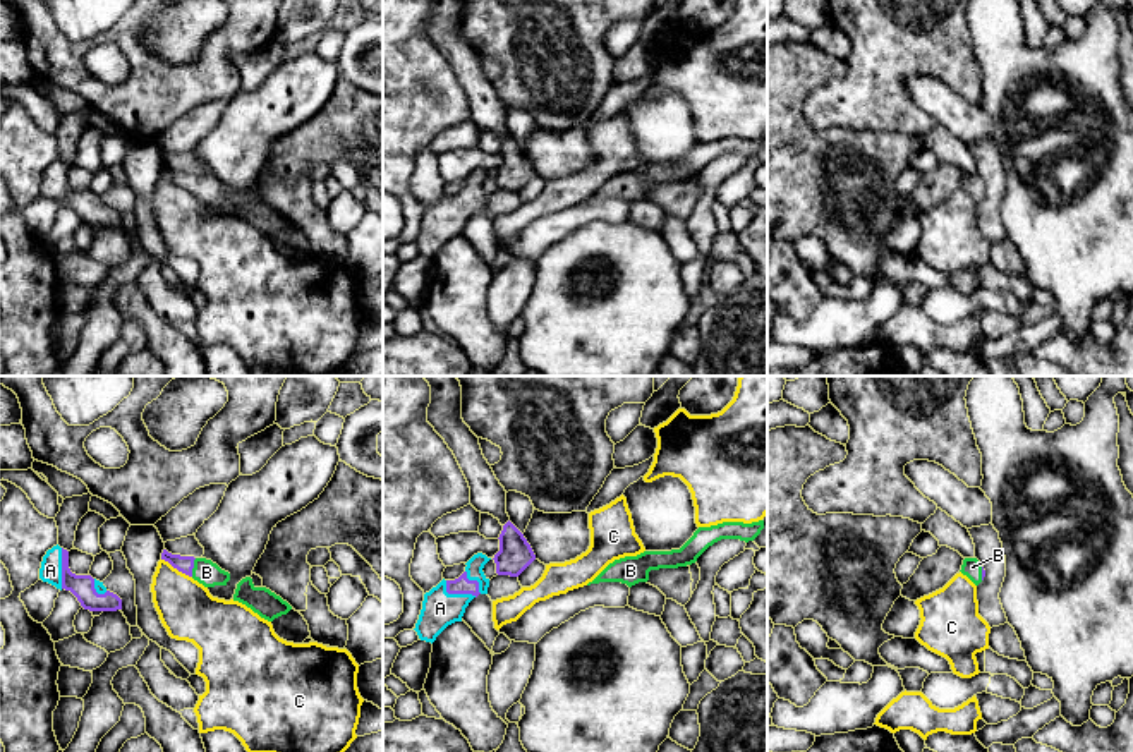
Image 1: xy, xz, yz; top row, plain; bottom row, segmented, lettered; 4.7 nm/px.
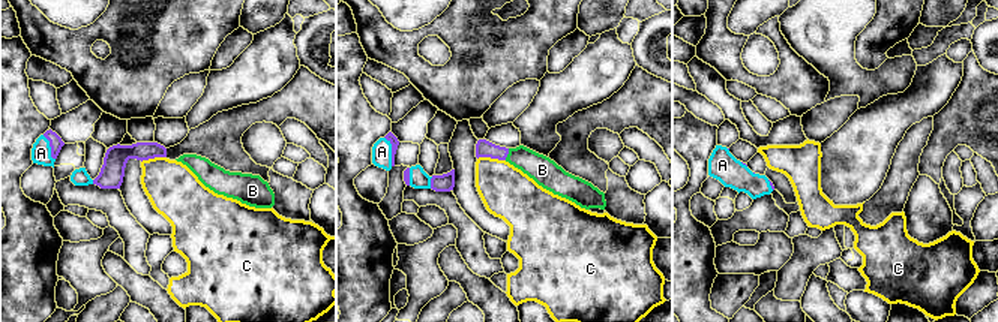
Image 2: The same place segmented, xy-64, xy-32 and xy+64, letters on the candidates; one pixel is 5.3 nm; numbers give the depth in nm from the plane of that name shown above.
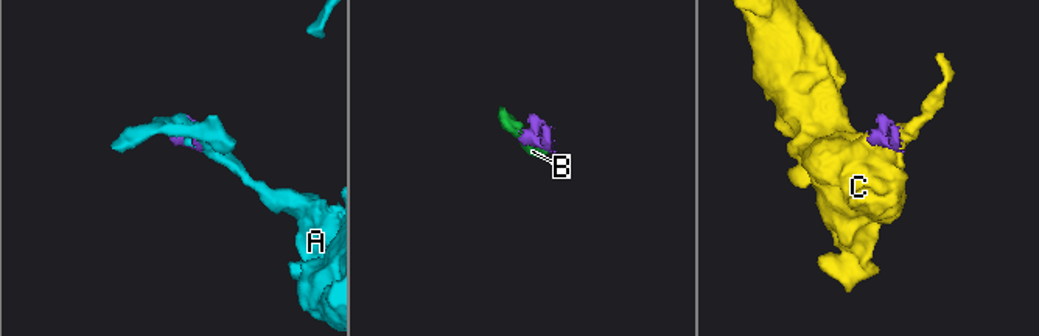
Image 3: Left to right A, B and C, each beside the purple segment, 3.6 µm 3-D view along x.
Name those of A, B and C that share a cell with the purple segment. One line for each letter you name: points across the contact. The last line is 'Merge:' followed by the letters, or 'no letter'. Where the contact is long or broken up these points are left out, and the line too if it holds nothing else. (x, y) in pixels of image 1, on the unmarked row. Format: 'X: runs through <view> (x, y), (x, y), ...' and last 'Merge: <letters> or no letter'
B: runs through xy (182, 179), (193, 182), (206, 188)
Merge: A, B

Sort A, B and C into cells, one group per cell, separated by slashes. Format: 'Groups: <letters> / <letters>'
Groups: A B / C

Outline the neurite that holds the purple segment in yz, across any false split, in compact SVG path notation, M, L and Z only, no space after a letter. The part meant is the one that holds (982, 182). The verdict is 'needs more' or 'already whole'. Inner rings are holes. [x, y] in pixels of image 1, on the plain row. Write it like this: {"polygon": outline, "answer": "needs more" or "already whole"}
{"polygon": "M965 173L960 187L966 191L975 201L978 201L985 192L985 185L977 173Z", "answer": "needs more"}

